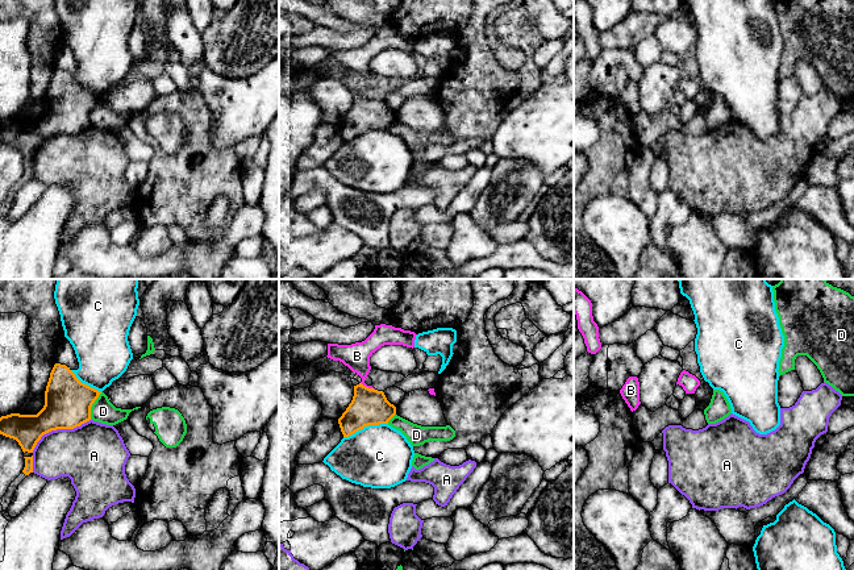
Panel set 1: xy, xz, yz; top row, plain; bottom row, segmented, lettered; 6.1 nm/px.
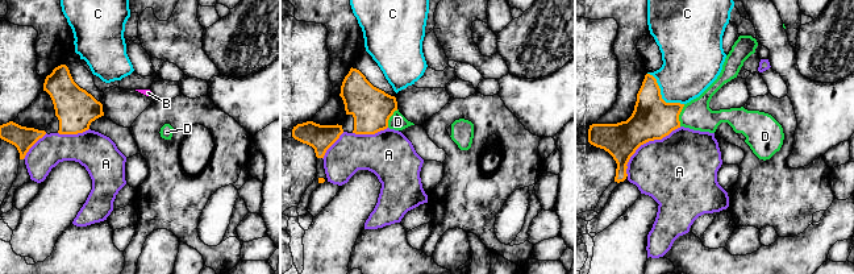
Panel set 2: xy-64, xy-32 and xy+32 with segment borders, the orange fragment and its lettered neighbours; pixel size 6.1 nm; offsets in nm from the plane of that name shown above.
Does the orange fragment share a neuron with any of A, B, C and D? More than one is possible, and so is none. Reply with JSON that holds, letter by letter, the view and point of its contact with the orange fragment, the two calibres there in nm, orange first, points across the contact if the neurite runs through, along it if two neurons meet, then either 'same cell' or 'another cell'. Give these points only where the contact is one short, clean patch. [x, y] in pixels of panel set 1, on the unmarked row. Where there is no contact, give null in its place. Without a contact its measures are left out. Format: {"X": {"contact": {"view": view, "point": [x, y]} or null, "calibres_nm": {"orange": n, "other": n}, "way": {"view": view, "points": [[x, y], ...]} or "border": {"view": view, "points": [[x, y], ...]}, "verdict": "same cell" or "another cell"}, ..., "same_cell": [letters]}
{"A": {"contact": {"view": "xy", "point": [58, 133]}, "calibres_nm": {"orange": 280, "other": 380}, "verdict": "another cell"}, "B": {"contact": {"view": "xz", "point": [367, 92]}, "calibres_nm": {"orange": 220, "other": 160}, "verdict": "another cell"}, "C": {"contact": {"view": "xz", "point": [365, 130]}, "calibres_nm": {"orange": 220, "other": 380}, "verdict": "another cell"}, "D": {"contact": {"view": "xy", "point": [91, 111]}, "calibres_nm": {"orange": 280, "other": 150}, "border": {"view": "xy", "points": [[101, 98], [91, 112], [90, 124]]}, "verdict": "another cell"}, "same_cell": []}

